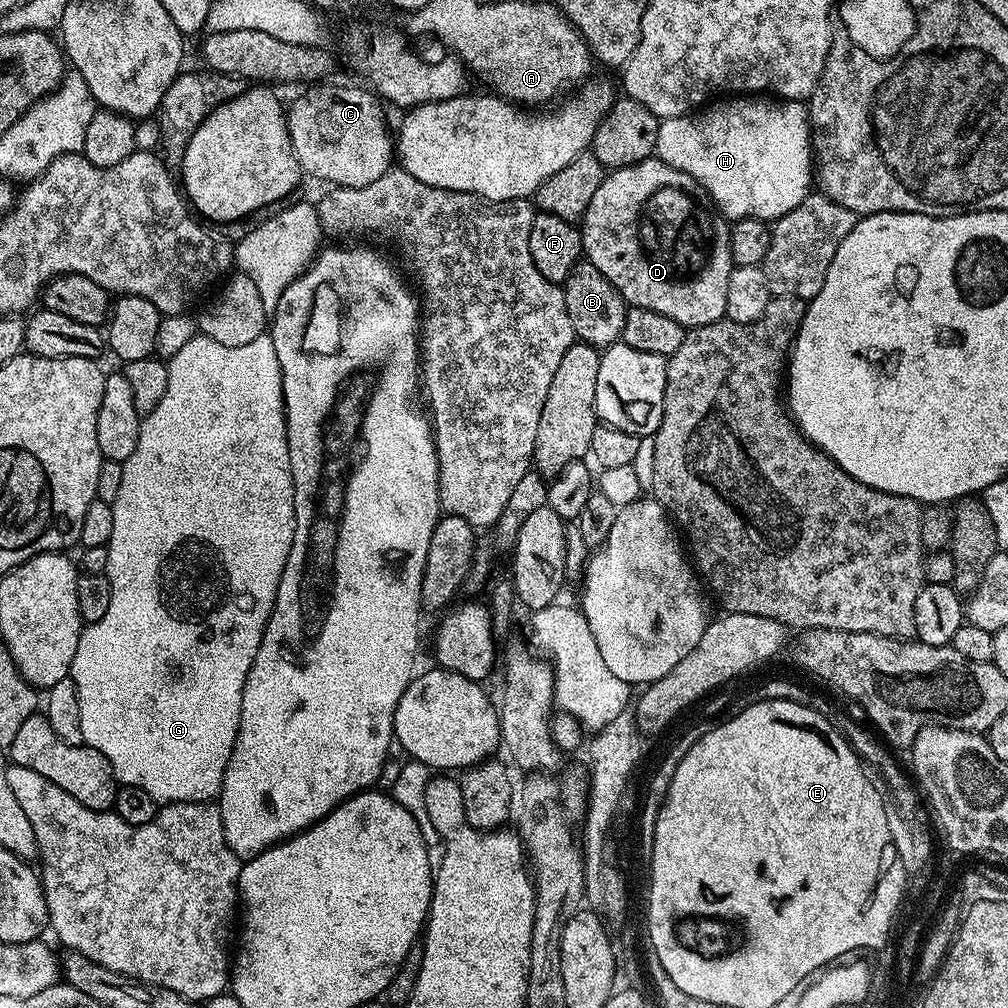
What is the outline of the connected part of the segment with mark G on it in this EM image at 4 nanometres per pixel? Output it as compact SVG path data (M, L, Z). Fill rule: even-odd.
M198 334L178 354L167 361L168 381L166 382L166 394L162 394L162 402L158 402L158 410L154 410L140 421L140 433L138 434L138 446L134 446L134 454L126 458L123 463L122 484L118 489L118 496L111 504L114 510L114 531L110 534L108 543L108 570L107 578L110 582L110 607L106 614L97 624L89 624L83 629L78 638L78 650L74 650L74 662L70 673L74 686L78 690L78 718L82 722L82 738L84 744L93 752L102 754L108 763L108 769L116 776L117 785L138 786L150 794L161 805L177 804L178 802L212 802L219 797L220 787L224 784L226 766L230 762L230 754L236 745L236 735L240 729L240 715L242 714L242 690L246 686L246 678L250 674L250 666L258 654L258 646L264 637L264 628L272 613L272 607L278 594L278 582L282 578L282 570L286 566L286 558L290 554L290 546L294 542L294 526L296 515L294 514L294 478L290 466L290 450L286 438L286 414L284 413L284 395L282 394L282 370L278 366L278 354L274 354L274 342L271 335L263 334L249 342L246 346L222 346L219 342L205 339Z

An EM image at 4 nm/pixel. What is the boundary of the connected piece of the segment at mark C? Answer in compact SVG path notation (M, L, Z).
M319 84L307 87L292 104L289 103L286 115L287 130L291 148L301 171L329 185L339 188L361 189L376 182L388 172L394 162L394 144L386 128L386 122L375 93L369 89L354 86L330 86Z

